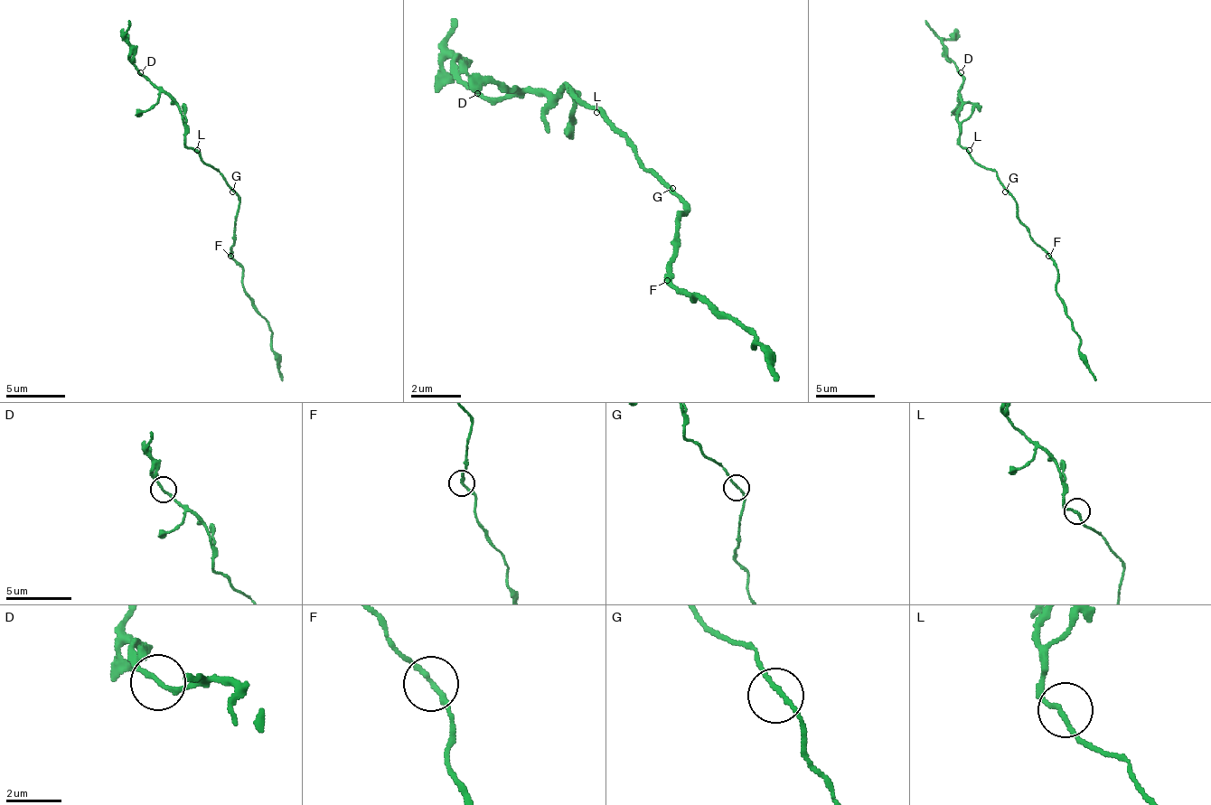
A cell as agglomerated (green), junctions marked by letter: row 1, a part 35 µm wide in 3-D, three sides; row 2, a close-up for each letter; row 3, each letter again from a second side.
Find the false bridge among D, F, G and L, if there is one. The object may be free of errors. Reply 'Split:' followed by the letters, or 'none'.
Split: none

